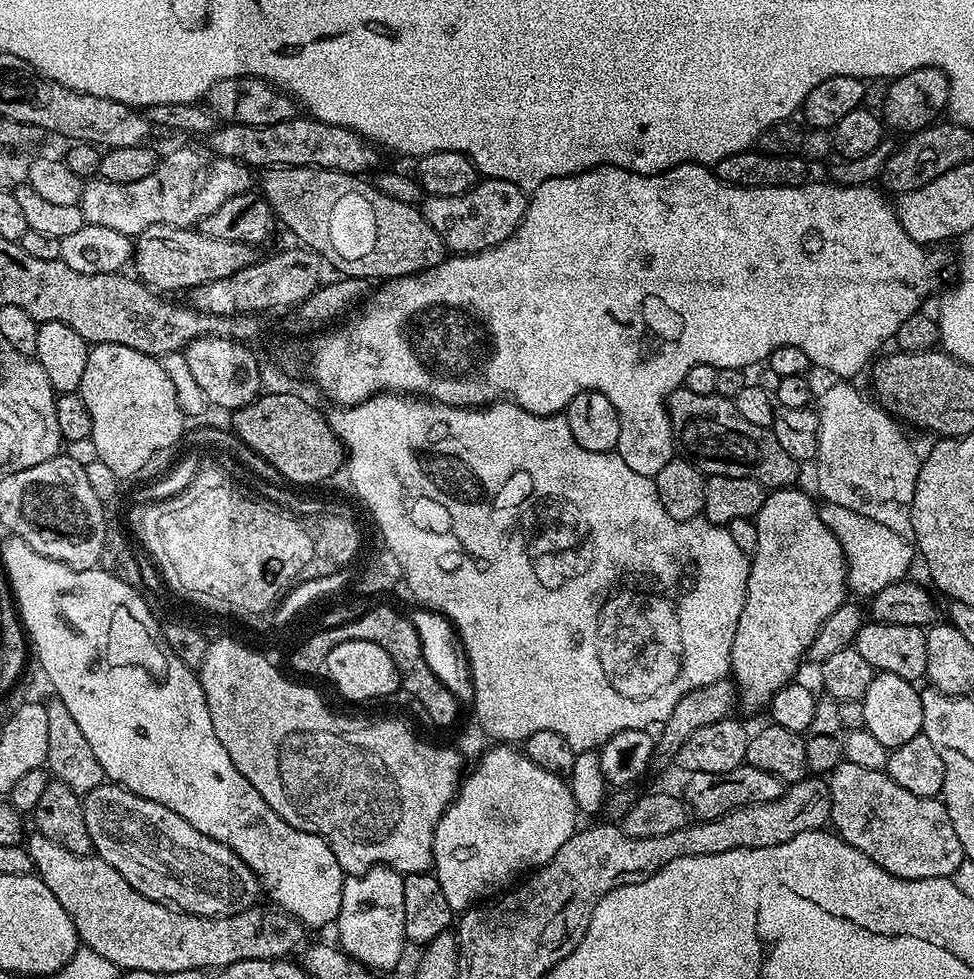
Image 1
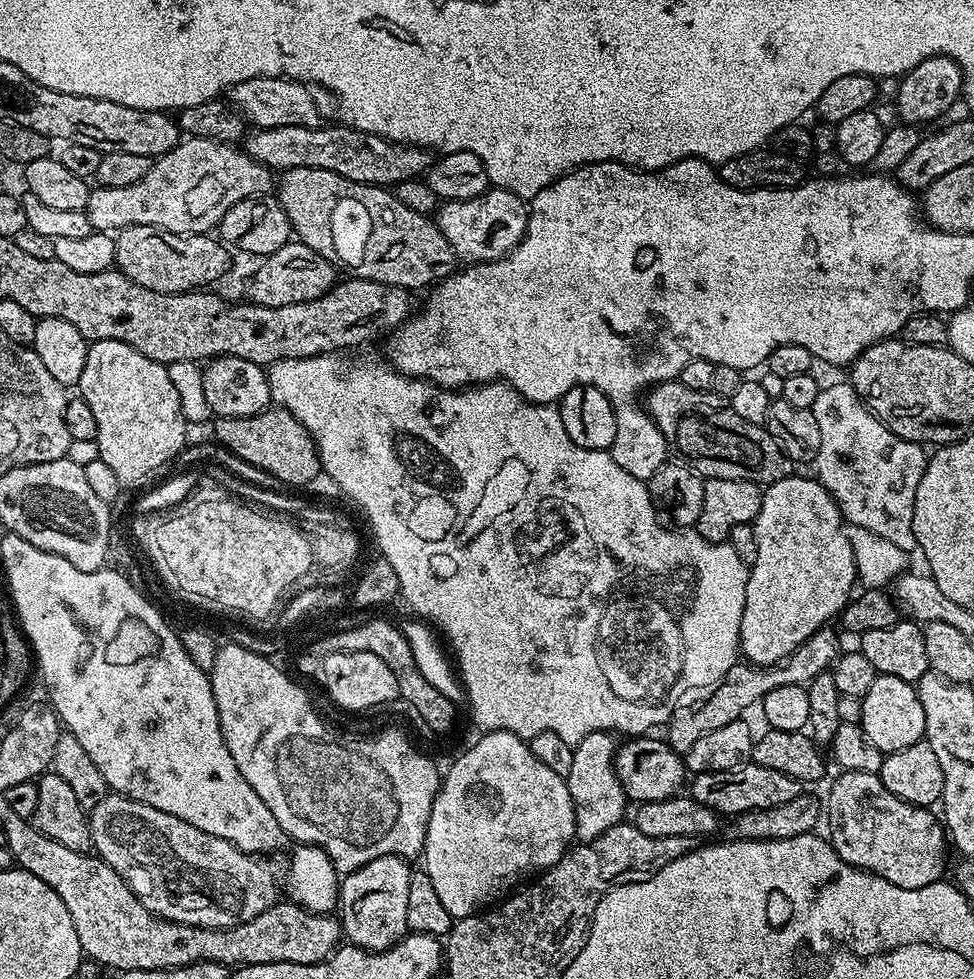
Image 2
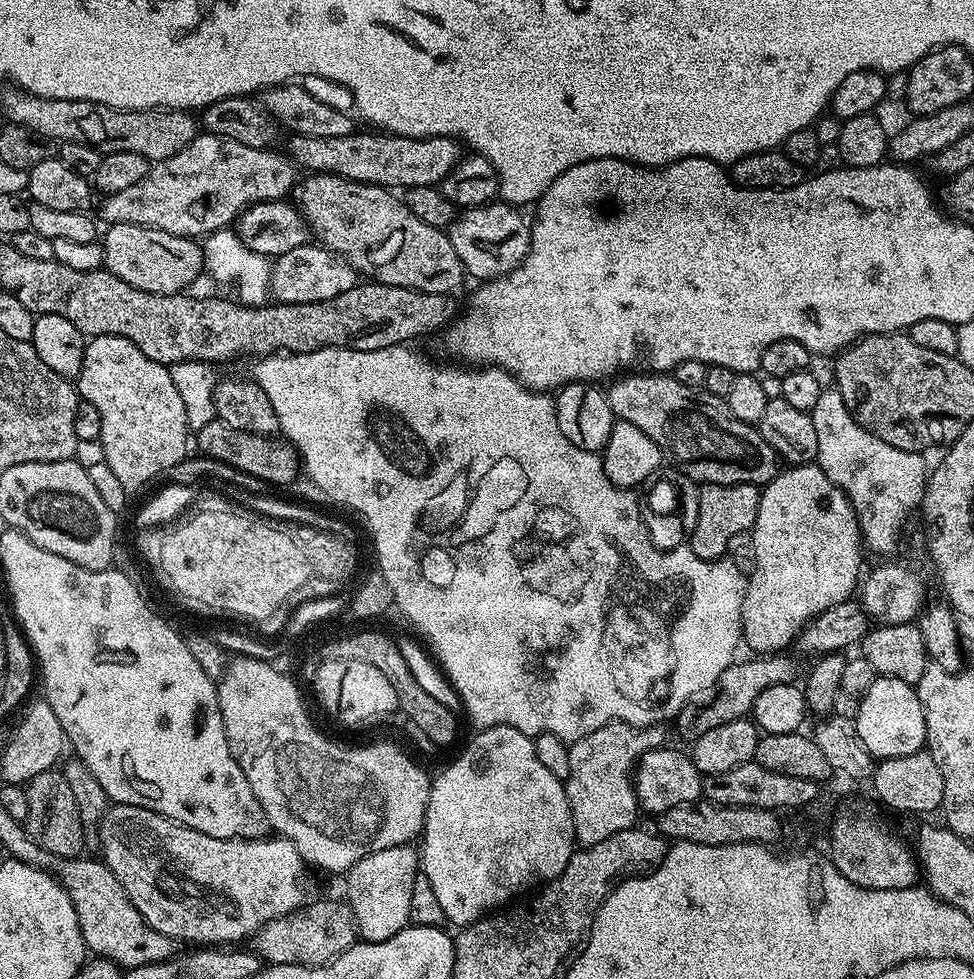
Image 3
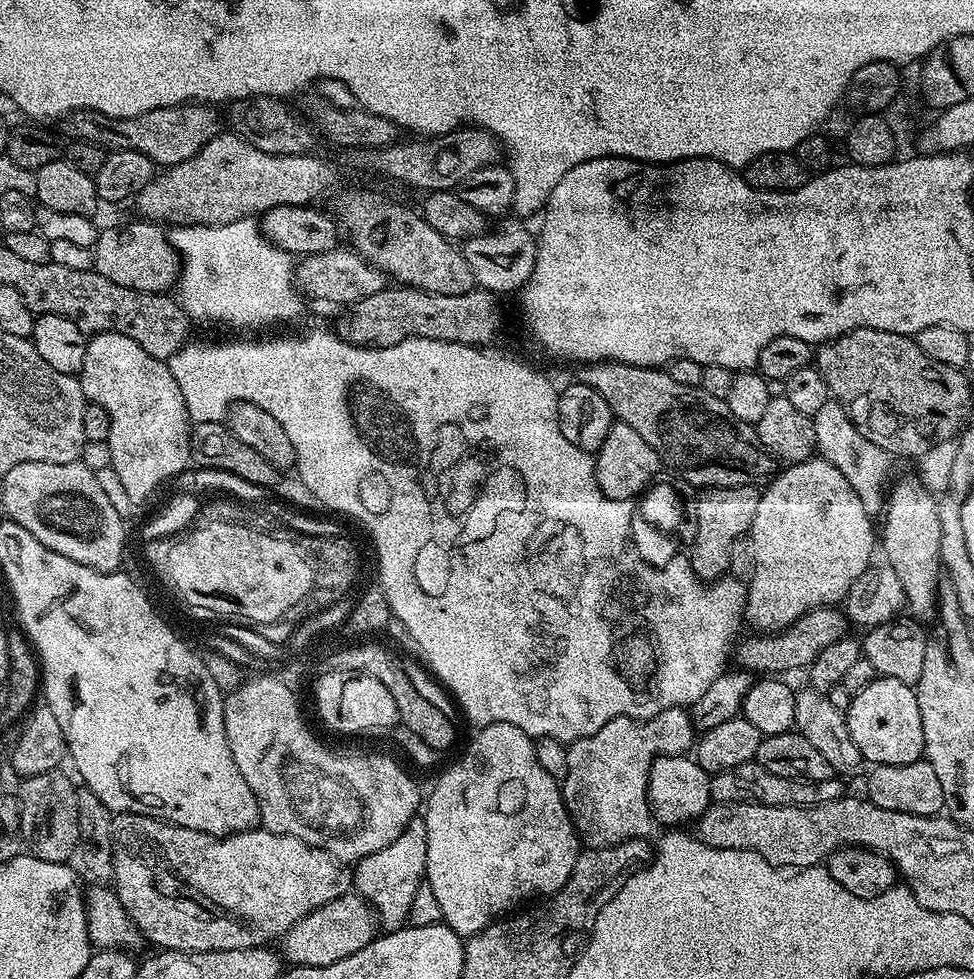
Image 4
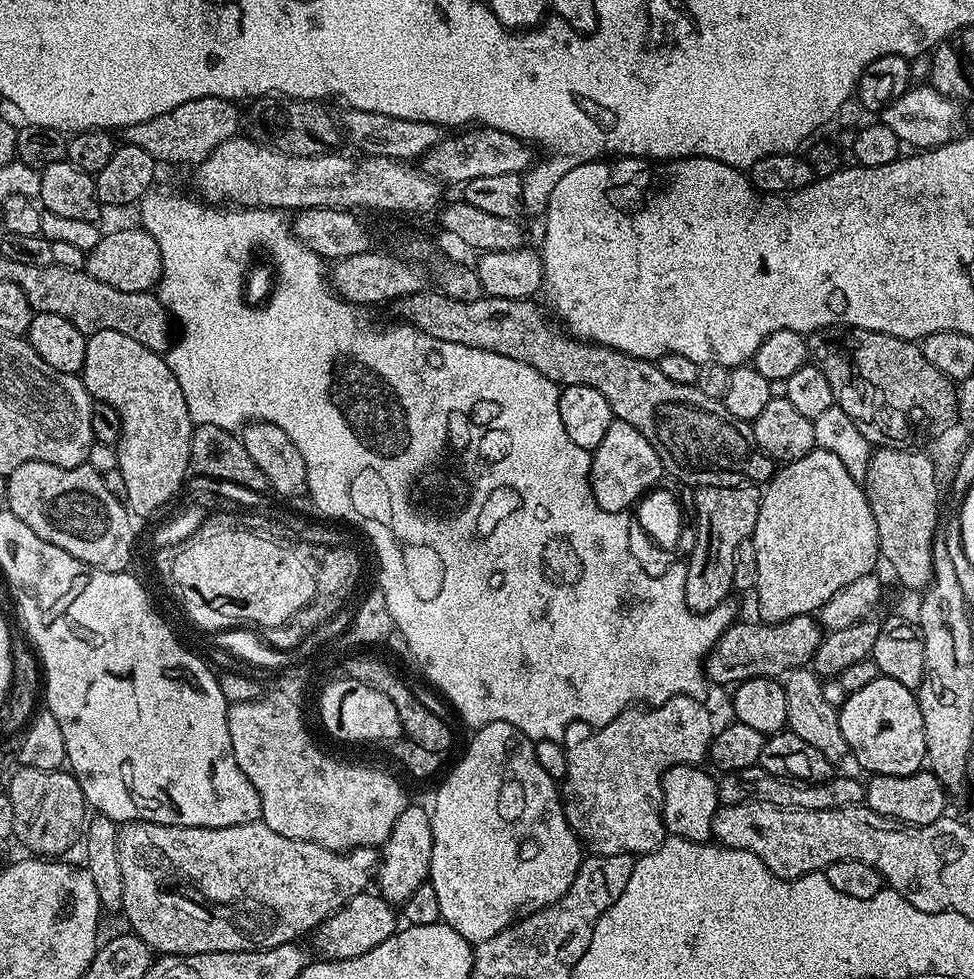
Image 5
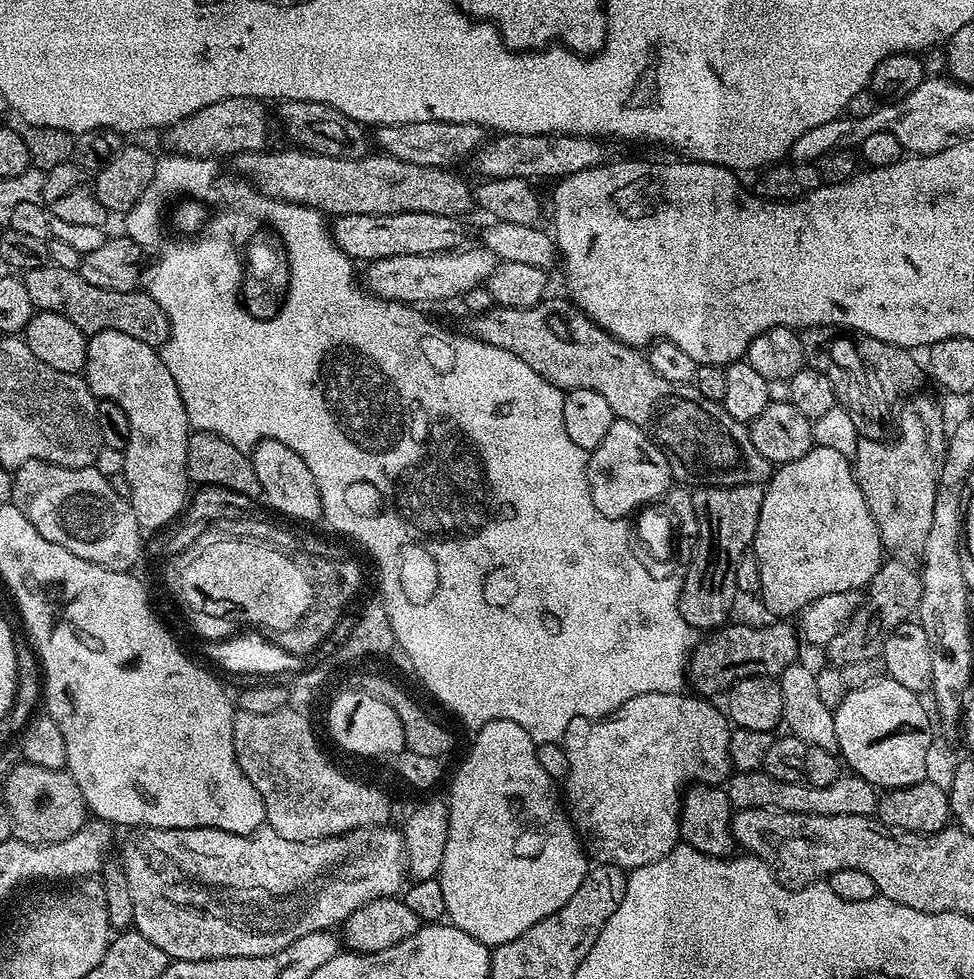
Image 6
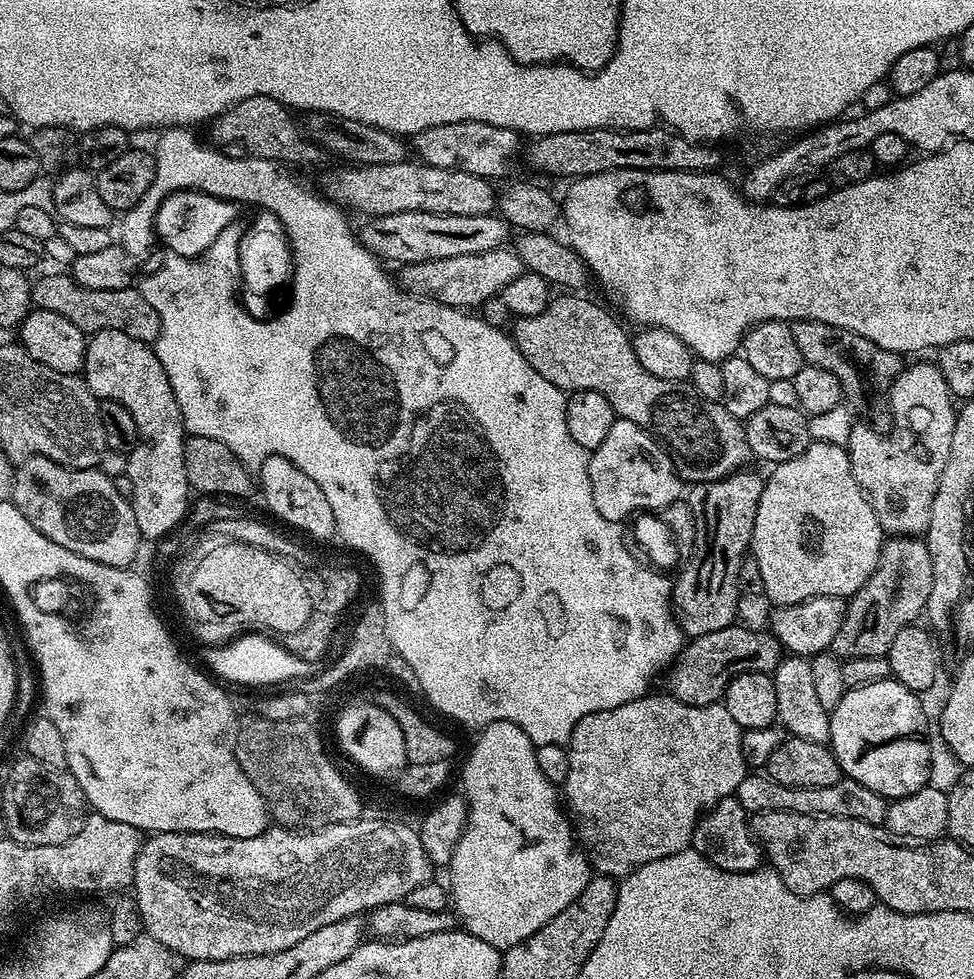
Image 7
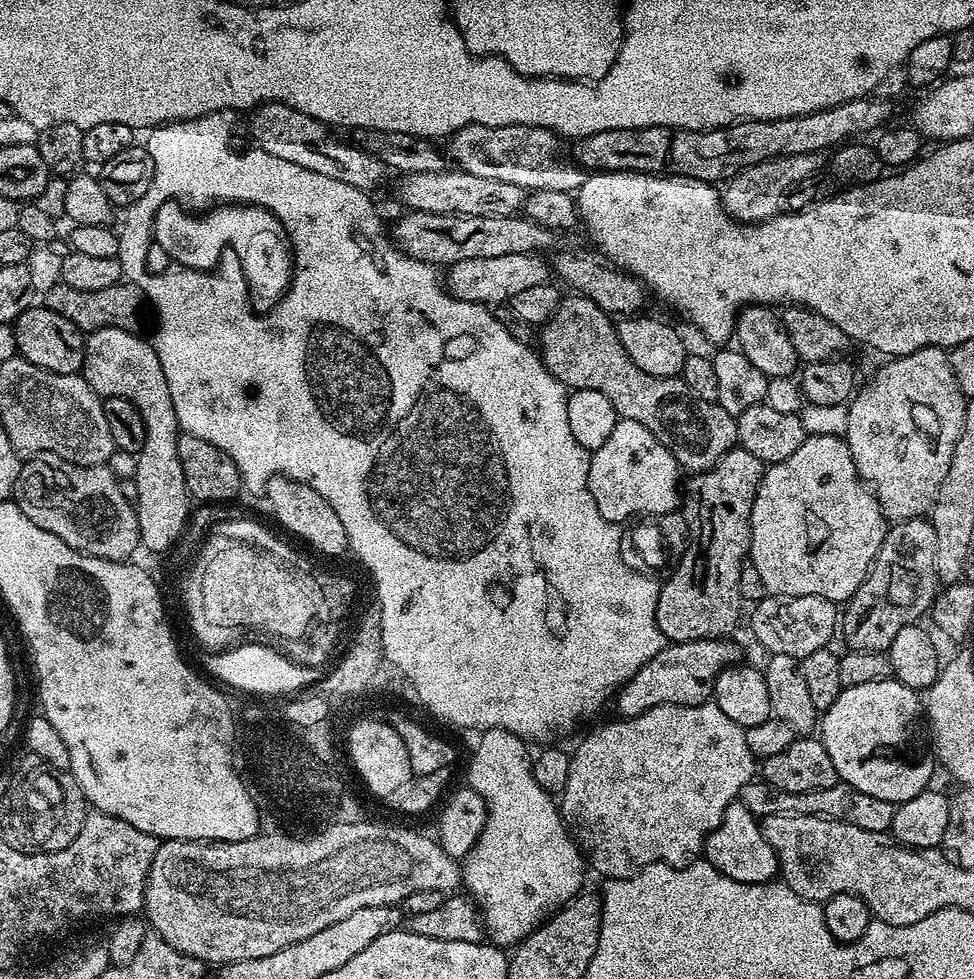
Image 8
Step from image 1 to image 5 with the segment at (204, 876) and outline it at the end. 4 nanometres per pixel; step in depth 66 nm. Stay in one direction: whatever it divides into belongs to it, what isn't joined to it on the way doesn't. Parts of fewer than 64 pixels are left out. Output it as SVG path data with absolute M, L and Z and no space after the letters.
M130 820L119 825L116 841L118 842L118 862L122 865L122 886L124 887L124 906L122 916L128 919L133 933L148 943L148 947L160 954L170 956L201 956L207 952L263 952L266 948L282 946L299 941L299 936L307 937L330 914L334 914L350 898L365 891L373 883L378 867L376 848L354 848L351 852L332 852L329 848L318 846L309 840L282 838L274 834L270 826L262 822L239 824L229 828L183 828L173 824L155 824L145 820Z

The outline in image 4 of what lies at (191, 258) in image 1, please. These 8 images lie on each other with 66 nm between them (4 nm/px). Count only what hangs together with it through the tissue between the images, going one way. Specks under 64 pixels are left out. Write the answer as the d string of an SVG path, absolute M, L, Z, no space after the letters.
M136 218L133 224L120 224L117 228L104 228L100 237L96 239L96 247L92 249L92 267L102 278L110 278L110 282L118 282L118 286L126 286L130 290L139 292L158 292L161 294L169 291L168 287L179 281L182 271L182 261L176 247L173 246L169 233L163 232L161 225L149 222L143 218Z

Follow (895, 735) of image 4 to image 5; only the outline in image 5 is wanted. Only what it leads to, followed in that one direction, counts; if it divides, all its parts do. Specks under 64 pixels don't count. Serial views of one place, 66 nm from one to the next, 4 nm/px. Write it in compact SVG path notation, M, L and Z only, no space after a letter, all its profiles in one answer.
M880 675L870 686L848 693L848 700L839 708L842 738L846 738L851 759L856 759L860 768L865 768L872 776L905 776L921 771L925 767L928 751L926 750L926 726L922 722L922 710L916 700L916 692L894 682L894 678Z

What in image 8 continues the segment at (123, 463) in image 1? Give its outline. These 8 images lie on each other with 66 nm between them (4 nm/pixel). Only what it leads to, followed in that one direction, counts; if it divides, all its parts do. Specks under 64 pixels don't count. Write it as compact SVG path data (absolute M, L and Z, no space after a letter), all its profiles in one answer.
M99 328L96 332L87 333L84 342L84 381L96 393L107 398L126 398L142 414L142 426L146 428L146 442L142 442L142 450L135 453L138 486L138 502L134 505L138 518L141 545L152 552L167 553L177 544L188 525L190 517L190 497L186 490L186 478L182 474L182 462L178 462L178 438L182 435L180 423L174 414L174 402L170 398L170 386L166 386L166 374L162 374L162 362L158 362L158 354L151 343L143 340L143 335L118 330L117 328Z

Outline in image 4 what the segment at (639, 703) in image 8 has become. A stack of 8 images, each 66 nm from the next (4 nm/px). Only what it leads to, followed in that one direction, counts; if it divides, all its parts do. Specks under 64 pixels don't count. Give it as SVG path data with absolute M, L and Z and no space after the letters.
M839 607L815 608L802 614L802 618L798 618L781 632L752 634L756 636L748 636L744 641L741 639L735 645L734 660L737 660L740 663L737 665L749 674L788 674L784 672L792 672L795 668L807 670L814 658L818 658L818 654L826 650L826 646L834 646L834 642L849 635L849 632L848 618Z

